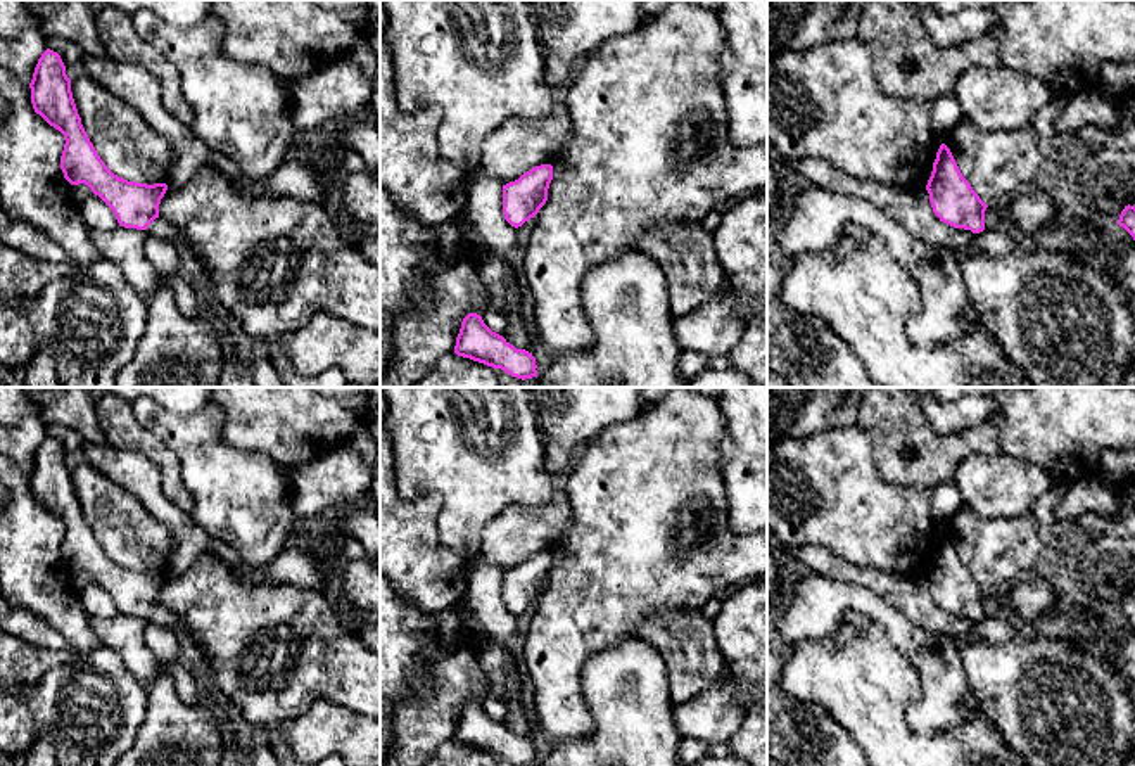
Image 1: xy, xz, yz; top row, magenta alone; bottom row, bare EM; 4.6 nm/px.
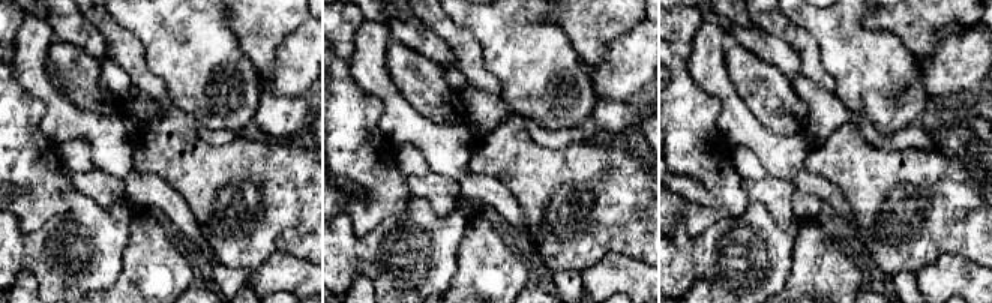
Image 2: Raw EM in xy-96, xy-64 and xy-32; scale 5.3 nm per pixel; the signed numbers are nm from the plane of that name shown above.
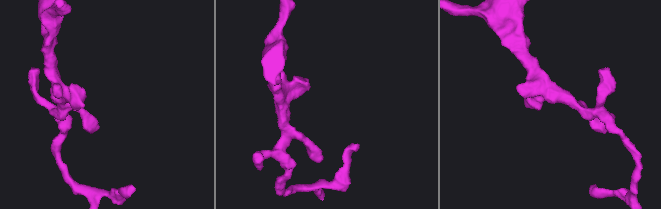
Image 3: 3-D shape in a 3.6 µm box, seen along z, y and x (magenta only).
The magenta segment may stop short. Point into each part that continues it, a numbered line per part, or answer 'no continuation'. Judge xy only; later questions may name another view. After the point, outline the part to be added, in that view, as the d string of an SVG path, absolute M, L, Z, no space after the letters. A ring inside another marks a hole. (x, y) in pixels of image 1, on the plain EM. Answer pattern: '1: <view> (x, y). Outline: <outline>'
1: xy (161, 616). Outline: M155 605L149 614L147 614L147 621L154 622L157 626L173 629L180 635L187 635L190 636L190 629L188 626L183 622L183 619L180 619L178 616L174 616L171 610L168 610L162 605Z

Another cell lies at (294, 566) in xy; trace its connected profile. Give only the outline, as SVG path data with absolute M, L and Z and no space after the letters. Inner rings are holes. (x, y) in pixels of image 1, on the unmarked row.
M289 545L266 565L268 579L302 588L328 590L328 565L316 555Z

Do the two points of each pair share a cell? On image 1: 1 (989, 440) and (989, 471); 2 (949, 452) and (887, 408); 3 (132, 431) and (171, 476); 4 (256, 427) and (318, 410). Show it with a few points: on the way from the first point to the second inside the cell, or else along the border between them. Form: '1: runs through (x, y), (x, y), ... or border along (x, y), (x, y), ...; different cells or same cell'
1: border along (1001, 450), (995, 453), (968, 455), (954, 476); different cells
2: runs through (933, 452), (902, 424); same cell
3: runs through (144, 441), (166, 464); same cell
4: runs through (272, 419), (303, 419); same cell

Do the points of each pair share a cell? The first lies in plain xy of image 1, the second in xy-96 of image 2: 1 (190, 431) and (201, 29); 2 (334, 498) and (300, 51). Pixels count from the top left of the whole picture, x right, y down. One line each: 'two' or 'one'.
1: one
2: one

